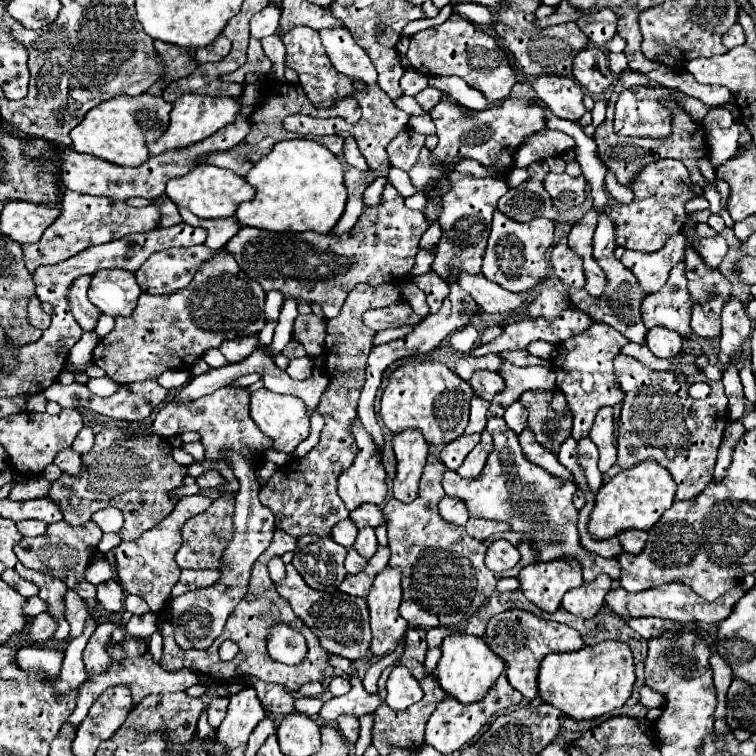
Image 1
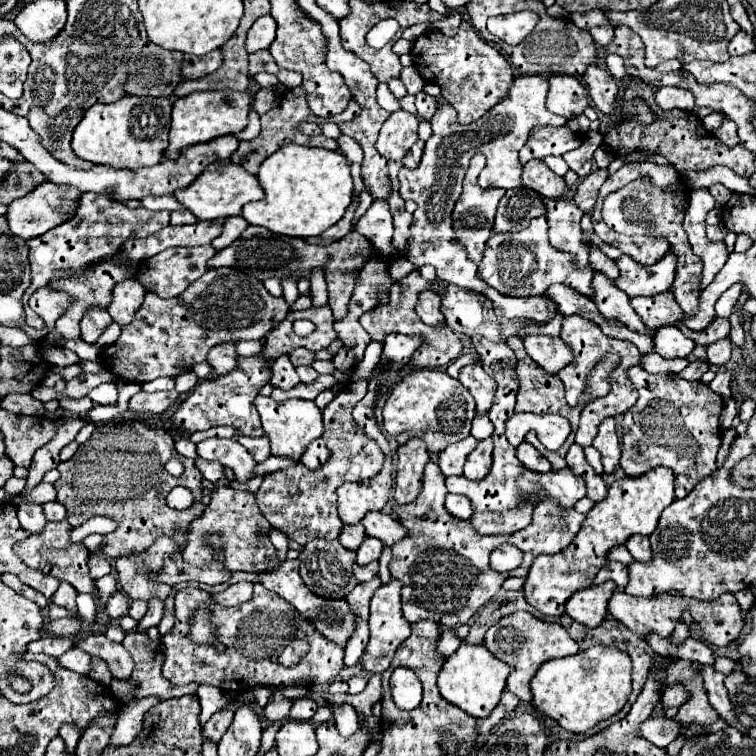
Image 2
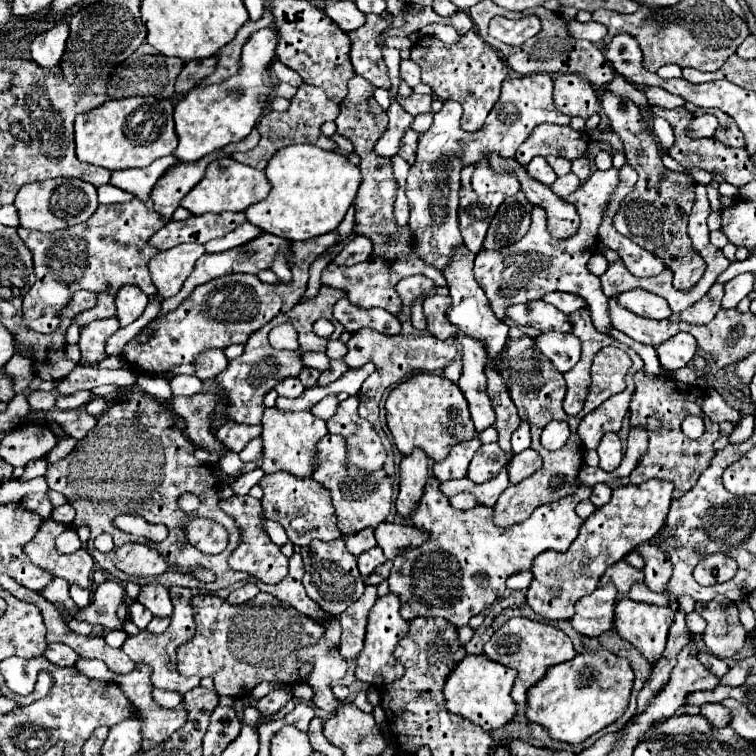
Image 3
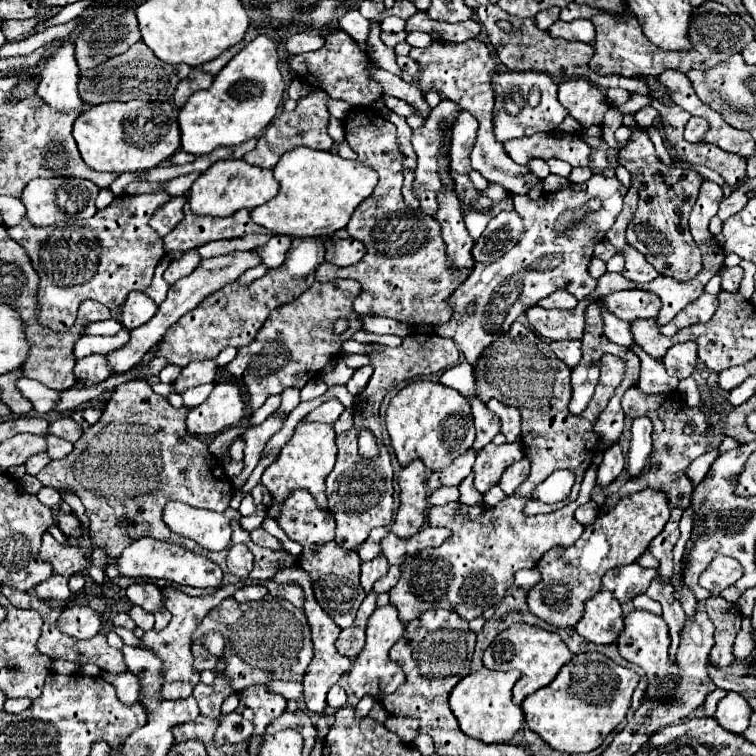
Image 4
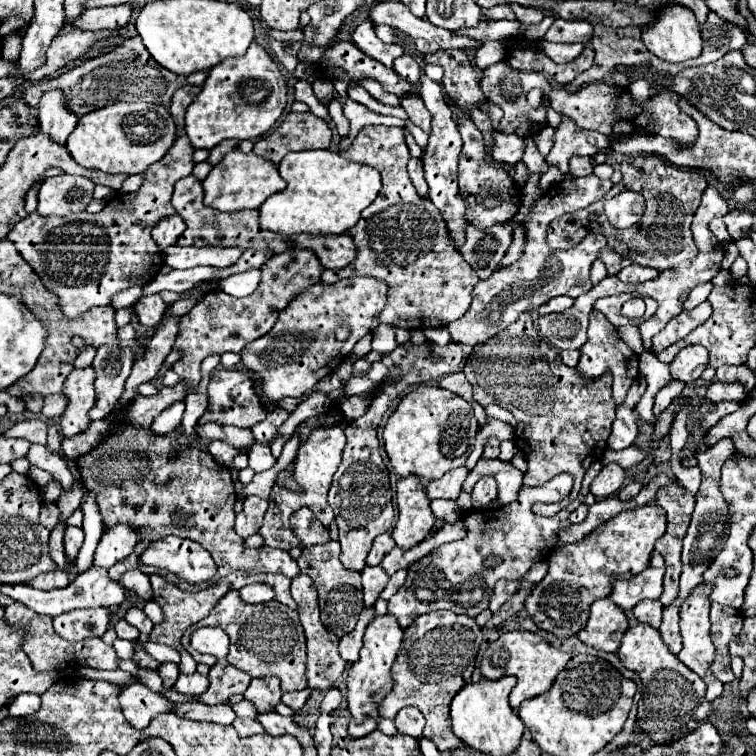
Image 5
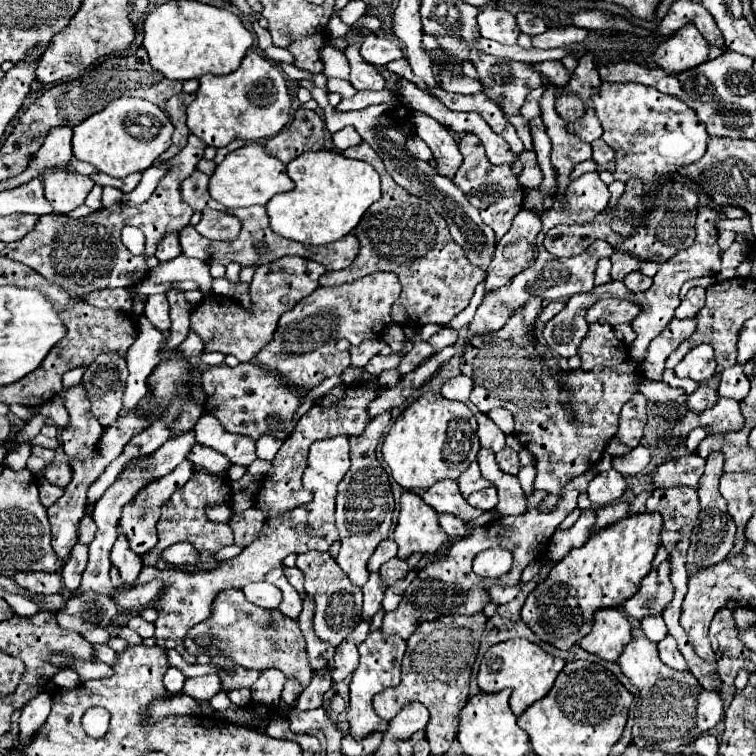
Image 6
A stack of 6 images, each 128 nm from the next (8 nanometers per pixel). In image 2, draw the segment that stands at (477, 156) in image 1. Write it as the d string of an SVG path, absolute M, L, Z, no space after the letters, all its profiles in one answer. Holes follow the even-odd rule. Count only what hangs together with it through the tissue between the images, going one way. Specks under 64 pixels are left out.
M518 76L514 78L508 94L504 96L502 102L498 102L488 114L484 114L480 120L468 124L468 126L462 126L458 124L456 120L456 110L450 106L450 104L442 104L438 108L438 112L434 114L434 118L430 120L432 124L432 136L428 138L426 146L424 146L424 156L422 156L422 162L418 168L414 170L400 170L400 194L404 200L412 200L418 204L416 212L414 212L414 222L410 226L410 238L408 238L408 248L406 248L406 258L422 268L426 264L434 266L436 268L436 274L440 280L446 280L446 282L452 282L452 284L460 284L460 288L468 288L468 290L476 290L480 294L484 294L486 298L490 298L490 302L494 304L494 312L496 316L500 318L518 318L518 320L532 320L536 324L544 324L550 320L550 312L548 312L548 306L546 306L546 300L542 296L530 296L530 298L512 298L512 296L500 296L494 288L490 288L488 284L484 284L478 274L476 274L476 264L468 258L464 246L460 244L460 240L456 238L454 234L454 228L452 228L452 210L454 210L454 204L460 196L460 188L462 188L462 180L464 180L464 172L468 170L468 164L470 164L470 158L474 154L484 154L486 156L486 168L480 172L480 186L482 188L504 188L504 190L510 190L510 188L520 188L522 186L522 164L518 160L518 152L520 148L524 146L524 142L528 140L528 134L534 126L564 126L568 120L564 120L562 116L556 116L552 112L546 110L544 102L546 102L546 94L548 94L548 78L546 76Z

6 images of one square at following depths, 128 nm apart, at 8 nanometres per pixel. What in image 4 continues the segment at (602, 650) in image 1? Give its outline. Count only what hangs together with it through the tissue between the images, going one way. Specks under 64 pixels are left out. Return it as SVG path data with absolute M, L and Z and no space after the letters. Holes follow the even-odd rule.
M600 652L576 654L558 672L552 684L530 694L522 702L526 726L536 732L552 750L568 754L586 754L596 750L604 738L626 718L630 696L640 676Z

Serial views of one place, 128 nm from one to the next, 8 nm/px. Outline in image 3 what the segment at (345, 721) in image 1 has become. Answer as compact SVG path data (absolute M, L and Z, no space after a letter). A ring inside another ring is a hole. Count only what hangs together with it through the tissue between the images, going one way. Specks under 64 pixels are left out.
M330 618L328 622L324 622L324 636L320 638L320 642L299 650L297 654L298 660L314 664L314 670L310 672L306 682L314 690L312 704L326 712L334 712L340 706L330 688L332 680L340 680L348 672L348 662L338 654L340 634L342 628L338 618Z

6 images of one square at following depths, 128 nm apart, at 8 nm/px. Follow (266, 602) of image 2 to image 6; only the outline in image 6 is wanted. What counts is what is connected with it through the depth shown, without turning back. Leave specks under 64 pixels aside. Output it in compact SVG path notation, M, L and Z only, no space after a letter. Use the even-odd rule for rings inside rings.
M228 588L222 590L212 604L212 614L204 622L196 624L196 628L190 628L188 638L184 642L186 650L194 656L202 654L206 648L196 644L196 638L200 634L210 634L214 640L214 648L218 652L224 652L230 660L244 668L252 670L268 670L276 668L282 670L288 678L298 678L302 686L308 686L310 680L310 662L306 654L306 642L298 628L296 620L288 620L288 616L280 614L278 610L266 612L260 606L254 606L246 600L244 592L240 588Z

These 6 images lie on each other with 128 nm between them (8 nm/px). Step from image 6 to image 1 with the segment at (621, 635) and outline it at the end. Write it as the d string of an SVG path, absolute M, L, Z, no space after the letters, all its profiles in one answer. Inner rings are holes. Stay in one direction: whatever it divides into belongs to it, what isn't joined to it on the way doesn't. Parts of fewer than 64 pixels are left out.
M600 574L596 582L582 584L580 588L572 588L564 594L562 608L580 618L592 618L604 606L604 596L612 588L612 578Z

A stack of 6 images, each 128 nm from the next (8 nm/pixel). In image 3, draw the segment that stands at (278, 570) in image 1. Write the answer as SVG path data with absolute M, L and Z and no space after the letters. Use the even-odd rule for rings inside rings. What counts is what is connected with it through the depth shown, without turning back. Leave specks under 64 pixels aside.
M262 518L262 524L264 524L266 534L270 536L270 540L272 540L276 546L284 546L284 542L288 542L288 536L286 536L286 532L284 532L284 528L282 528L280 524L276 524L276 522L268 520L268 518Z

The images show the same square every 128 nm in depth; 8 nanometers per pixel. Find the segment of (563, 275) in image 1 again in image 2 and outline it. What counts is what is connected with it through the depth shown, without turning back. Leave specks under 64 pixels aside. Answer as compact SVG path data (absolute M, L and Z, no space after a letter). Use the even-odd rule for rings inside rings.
M544 198L544 206L546 206L546 220L550 226L548 228L550 244L566 252L576 252L576 264L588 264L590 246L586 244L580 228L580 220L584 214L574 204L574 200Z

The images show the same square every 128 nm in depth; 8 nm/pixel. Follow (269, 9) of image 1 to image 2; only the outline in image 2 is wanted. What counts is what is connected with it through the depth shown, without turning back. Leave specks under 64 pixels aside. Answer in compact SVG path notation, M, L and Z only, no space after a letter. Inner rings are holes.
M262 16L260 20L256 20L256 24L252 24L246 38L246 52L254 54L258 50L270 48L274 40L274 32L276 32L276 22L272 16Z

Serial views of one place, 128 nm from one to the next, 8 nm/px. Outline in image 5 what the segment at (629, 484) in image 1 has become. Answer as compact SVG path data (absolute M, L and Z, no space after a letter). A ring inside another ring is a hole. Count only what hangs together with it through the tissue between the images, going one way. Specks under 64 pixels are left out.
M648 504L614 516L588 534L582 542L566 544L560 548L560 552L550 556L548 574L526 598L526 612L540 630L546 630L562 640L576 636L588 622L588 610L592 602L610 596L612 580L616 576L632 578L648 568L654 544L664 532L666 516L660 506Z

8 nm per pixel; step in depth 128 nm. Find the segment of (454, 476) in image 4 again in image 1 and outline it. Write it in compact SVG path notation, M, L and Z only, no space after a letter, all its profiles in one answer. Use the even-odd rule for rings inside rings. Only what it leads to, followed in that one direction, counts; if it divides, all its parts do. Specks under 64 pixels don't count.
M470 434L470 436L460 436L458 440L446 444L440 452L440 460L444 462L446 468L450 470L458 470L460 464L464 462L464 458L470 454L470 450L480 442L480 434Z

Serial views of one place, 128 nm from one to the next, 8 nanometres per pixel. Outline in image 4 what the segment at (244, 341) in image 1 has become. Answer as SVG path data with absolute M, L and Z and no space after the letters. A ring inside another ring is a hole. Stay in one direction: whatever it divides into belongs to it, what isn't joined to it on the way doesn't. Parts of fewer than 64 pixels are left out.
M204 360L204 362L190 362L182 372L180 376L176 378L176 382L172 384L172 390L176 394L182 394L184 390L188 388L194 388L194 386L200 386L200 384L206 384L206 382L212 382L214 376L216 376L216 362L214 360Z

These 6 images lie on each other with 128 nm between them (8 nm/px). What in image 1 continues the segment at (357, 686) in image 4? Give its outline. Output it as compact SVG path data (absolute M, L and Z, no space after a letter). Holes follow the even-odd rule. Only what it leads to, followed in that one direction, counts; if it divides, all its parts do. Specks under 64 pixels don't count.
M384 568L384 572L376 576L366 598L372 626L370 652L374 656L386 656L394 652L408 630L408 622L398 614L398 606L402 600L400 578L402 576L398 568Z

